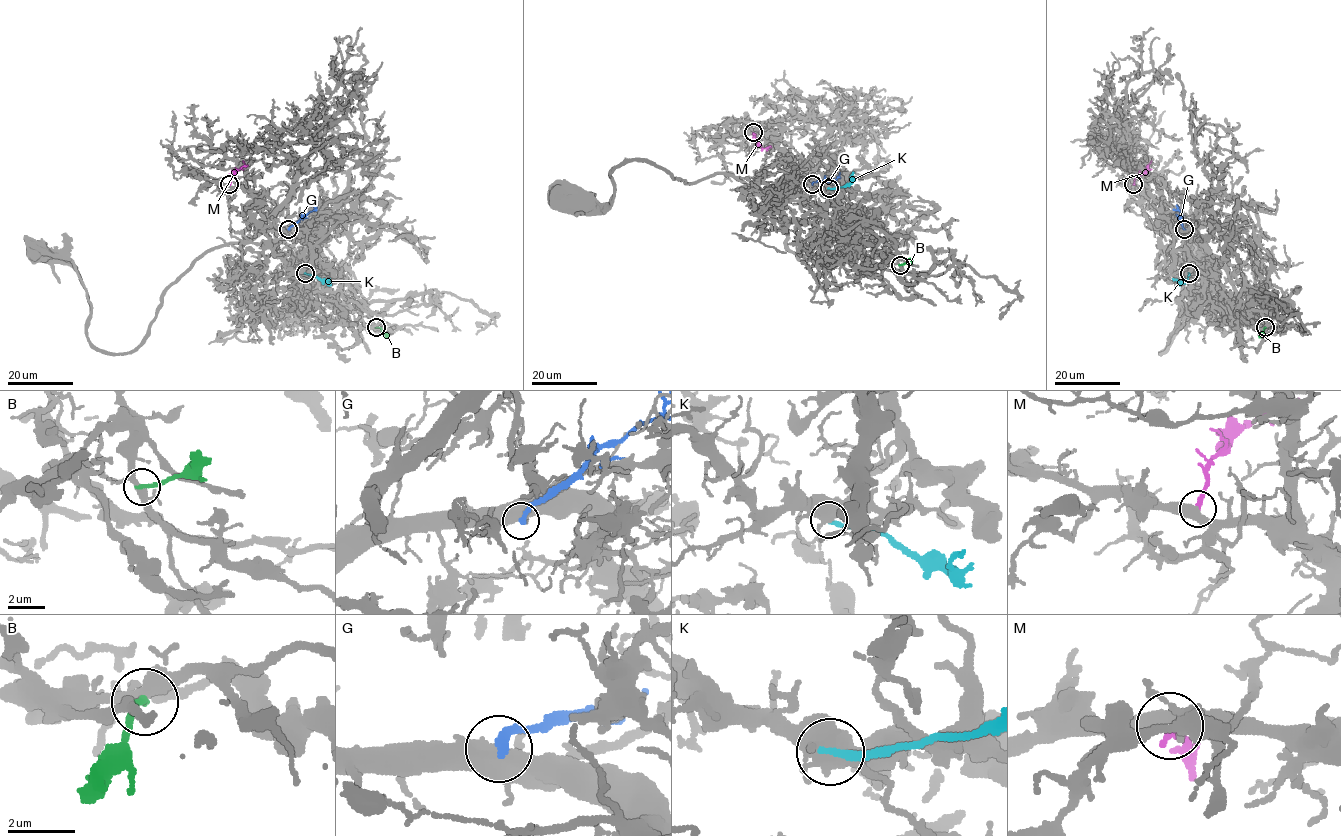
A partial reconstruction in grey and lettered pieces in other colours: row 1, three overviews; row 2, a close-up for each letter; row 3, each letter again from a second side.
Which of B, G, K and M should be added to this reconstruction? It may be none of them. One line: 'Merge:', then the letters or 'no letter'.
Merge: M

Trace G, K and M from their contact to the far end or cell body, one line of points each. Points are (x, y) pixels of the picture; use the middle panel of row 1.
G: (812, 184), (836, 179), (840, 172)
K: (828, 189), (843, 187), (849, 183), (853, 172)
M: (753, 132), (762, 147), (768, 147), (766, 151)

